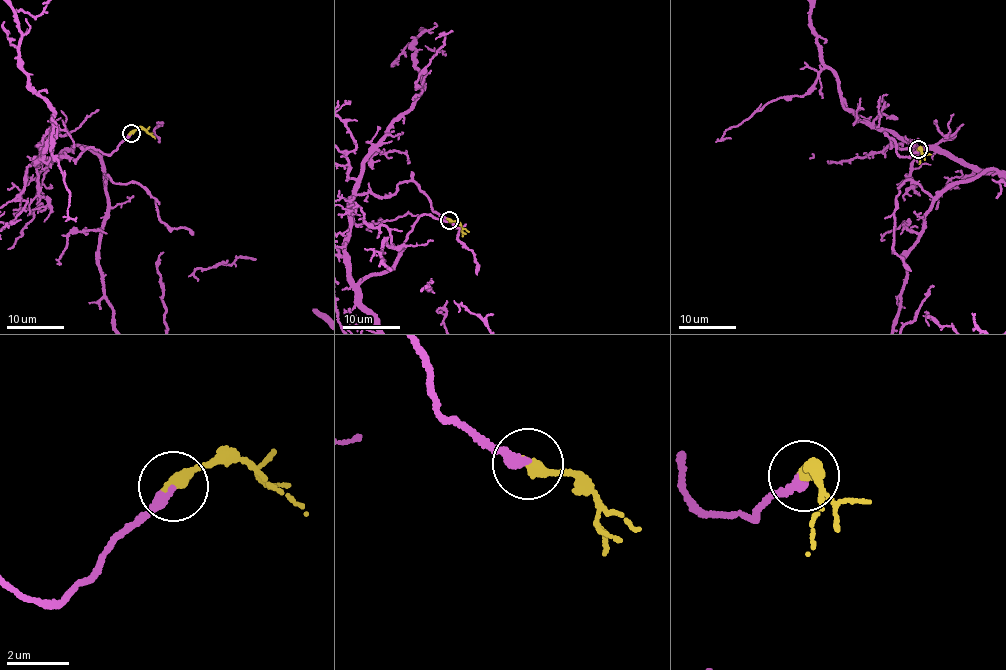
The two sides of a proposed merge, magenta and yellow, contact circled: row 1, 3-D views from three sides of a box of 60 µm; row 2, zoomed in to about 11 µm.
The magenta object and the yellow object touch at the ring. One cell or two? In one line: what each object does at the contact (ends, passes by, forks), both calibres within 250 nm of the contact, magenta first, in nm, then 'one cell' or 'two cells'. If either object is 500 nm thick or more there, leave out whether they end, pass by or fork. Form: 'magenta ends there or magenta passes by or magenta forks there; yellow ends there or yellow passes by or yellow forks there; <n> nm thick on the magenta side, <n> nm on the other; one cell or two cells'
magenta ends there; yellow ends there; 340 nm thick on the magenta side, 400 nm on the other; one cell

